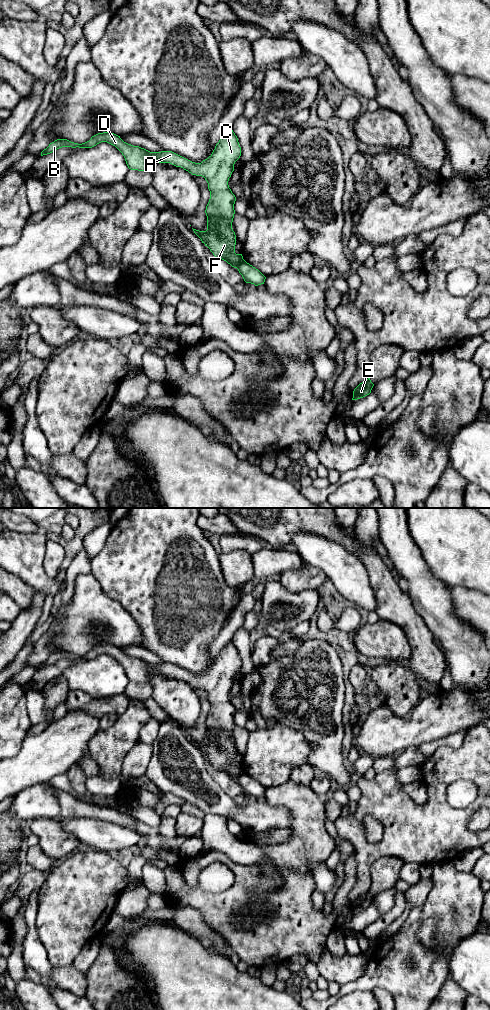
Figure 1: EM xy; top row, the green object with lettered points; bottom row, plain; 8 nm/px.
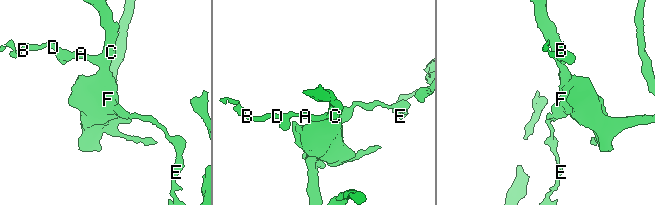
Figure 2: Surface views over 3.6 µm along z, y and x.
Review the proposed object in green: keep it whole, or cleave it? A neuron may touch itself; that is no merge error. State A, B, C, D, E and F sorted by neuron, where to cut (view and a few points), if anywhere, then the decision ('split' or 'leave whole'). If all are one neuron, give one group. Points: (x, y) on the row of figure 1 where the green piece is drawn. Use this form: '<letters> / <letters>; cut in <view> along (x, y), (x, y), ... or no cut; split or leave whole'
A B C D F / E; cut in xy along (243, 259), (236, 267); split

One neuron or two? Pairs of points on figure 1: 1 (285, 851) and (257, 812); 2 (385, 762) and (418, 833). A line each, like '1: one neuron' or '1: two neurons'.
1: two neurons
2: two neurons

